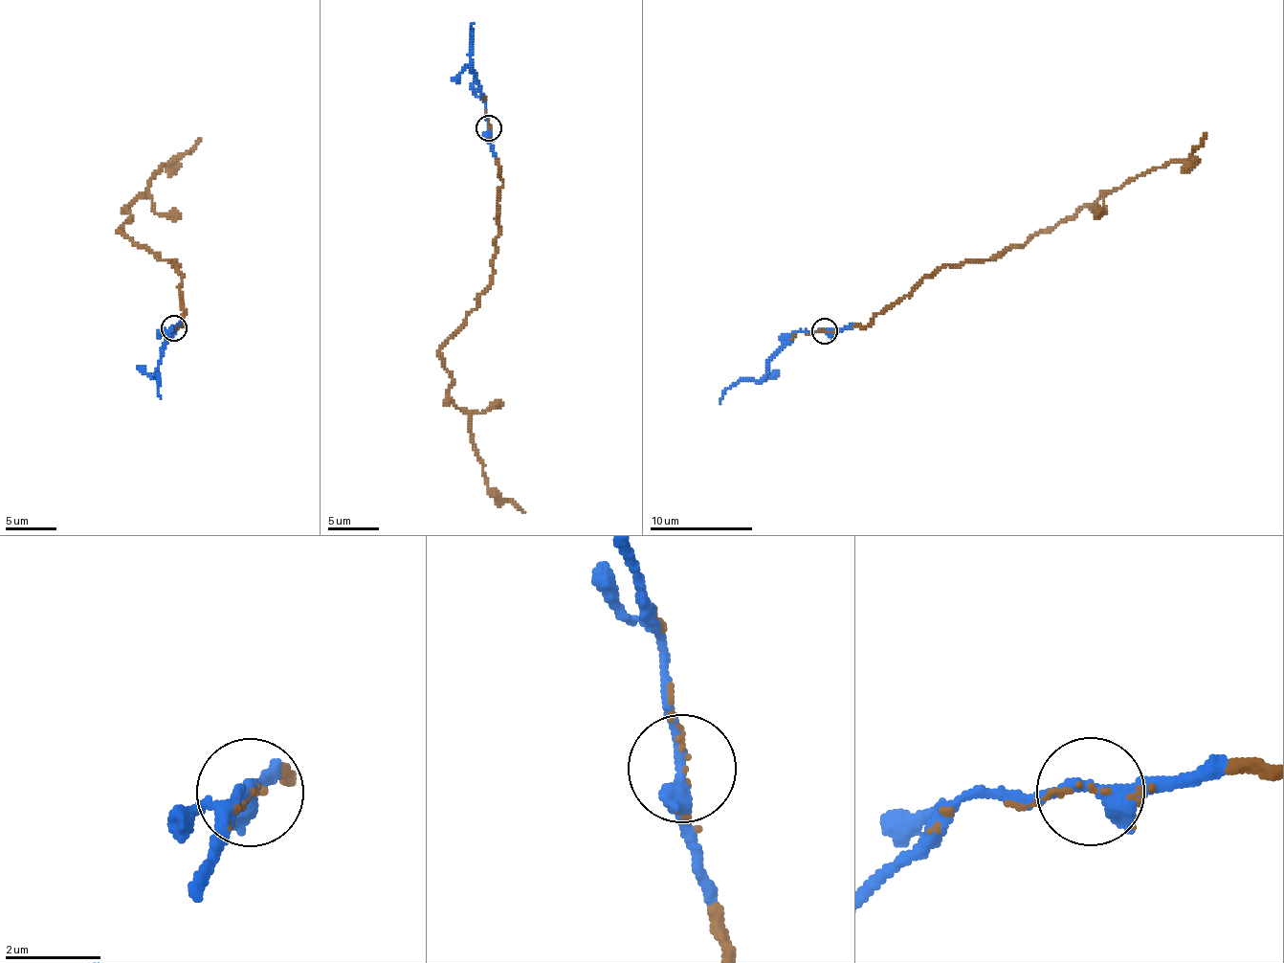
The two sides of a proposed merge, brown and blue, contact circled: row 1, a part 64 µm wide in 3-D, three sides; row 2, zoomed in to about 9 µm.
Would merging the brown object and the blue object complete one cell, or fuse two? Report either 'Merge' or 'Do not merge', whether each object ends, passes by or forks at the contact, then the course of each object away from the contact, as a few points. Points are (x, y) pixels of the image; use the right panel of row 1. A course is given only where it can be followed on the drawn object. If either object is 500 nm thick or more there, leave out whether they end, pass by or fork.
Merge. At the ring brown passes by. At the ring blue passes by. Course of brown: (824, 331), (865, 326), (924, 278), (953, 264), (1001, 257), (1108, 193), (1192, 154), (1206, 133). Course of blue: (824, 331), (798, 331), (763, 375), (733, 383), (720, 404)

